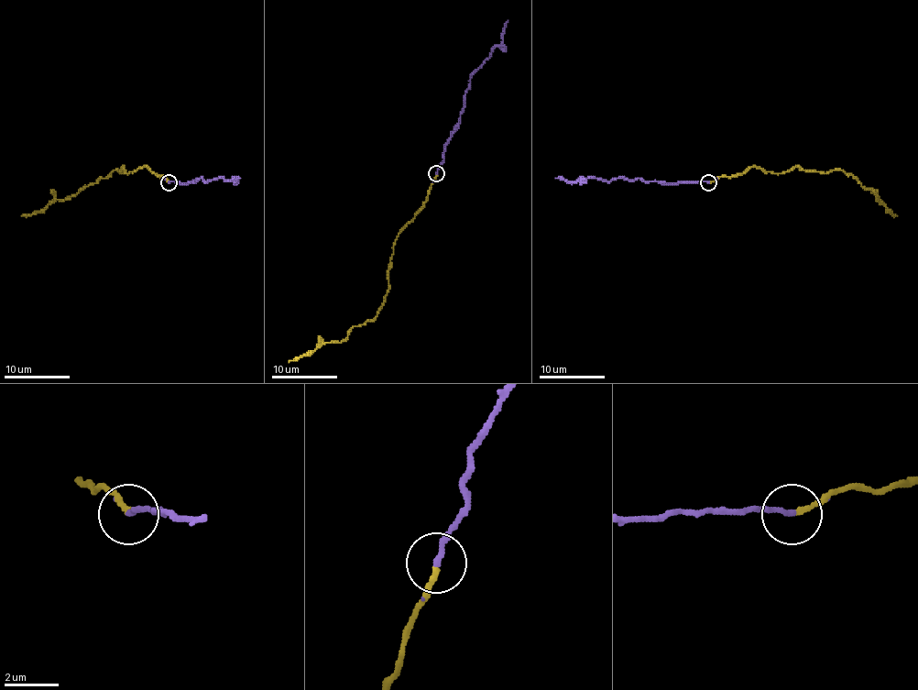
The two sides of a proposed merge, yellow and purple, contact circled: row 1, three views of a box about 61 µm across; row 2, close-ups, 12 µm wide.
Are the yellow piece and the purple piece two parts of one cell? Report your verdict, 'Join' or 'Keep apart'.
Join

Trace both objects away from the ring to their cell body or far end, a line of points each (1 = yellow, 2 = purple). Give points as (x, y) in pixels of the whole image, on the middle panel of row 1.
1: (436, 174), (424, 206), (395, 241), (382, 308), (372, 320), (354, 326), (341, 343), (322, 343), (289, 362)
2: (436, 174), (443, 159), (443, 145), (459, 122), (470, 78), (503, 39), (503, 30), (508, 20)

